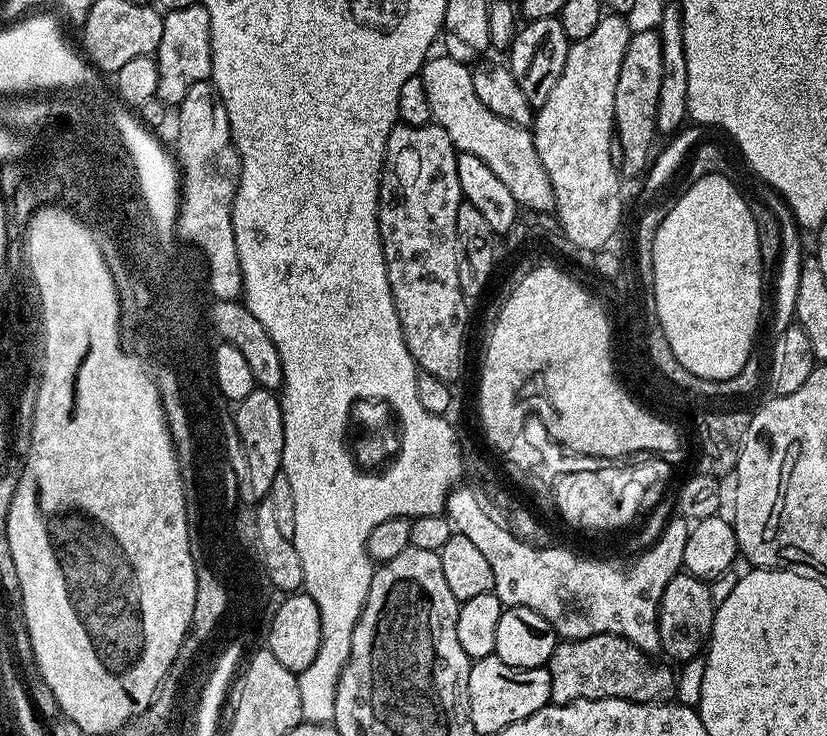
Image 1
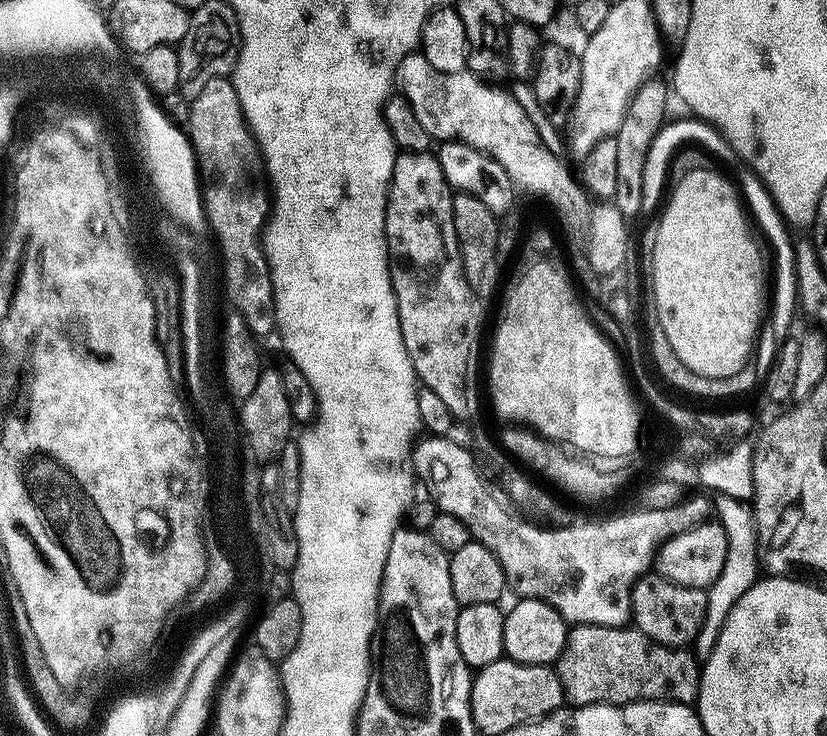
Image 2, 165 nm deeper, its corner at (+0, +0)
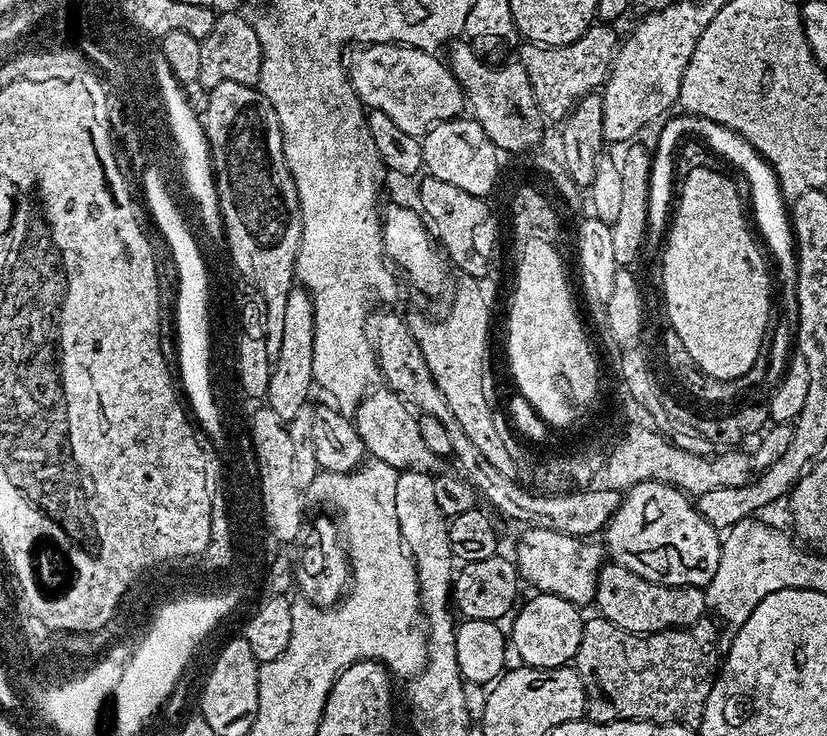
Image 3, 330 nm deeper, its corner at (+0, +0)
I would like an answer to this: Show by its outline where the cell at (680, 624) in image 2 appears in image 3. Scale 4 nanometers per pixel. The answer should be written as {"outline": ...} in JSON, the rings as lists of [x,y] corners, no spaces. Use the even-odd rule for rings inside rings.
{"outline":[[[615,562],[605,563],[600,569],[594,604],[600,607],[597,608],[599,615],[605,620],[614,622],[614,626],[622,630],[637,634],[665,632],[668,628],[688,628],[705,619],[708,607],[703,588],[662,586],[658,582],[646,582],[646,578]]]}

